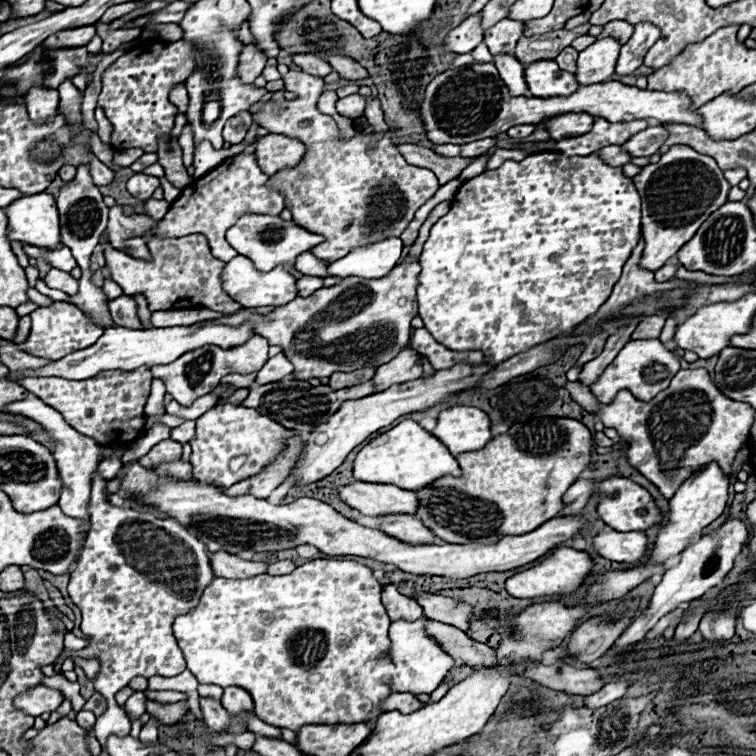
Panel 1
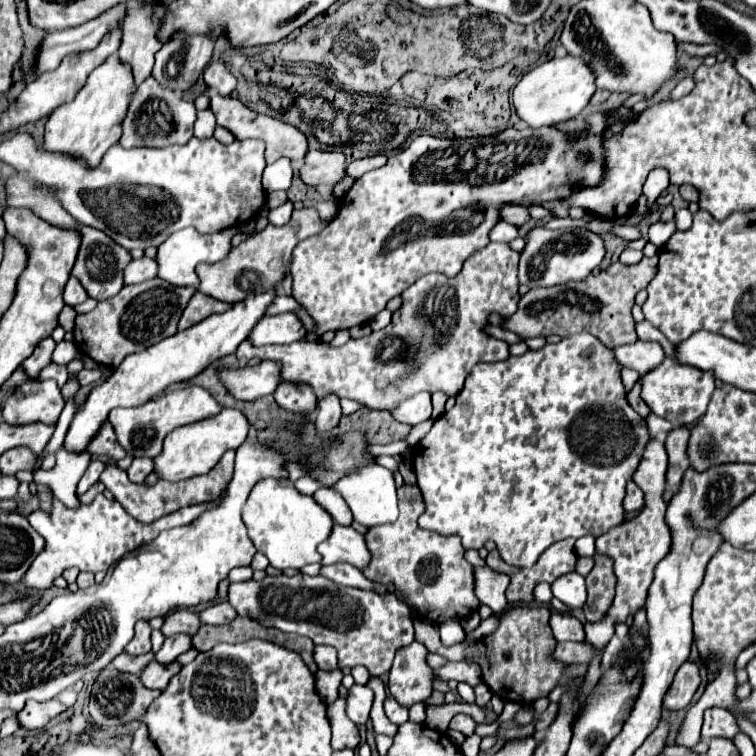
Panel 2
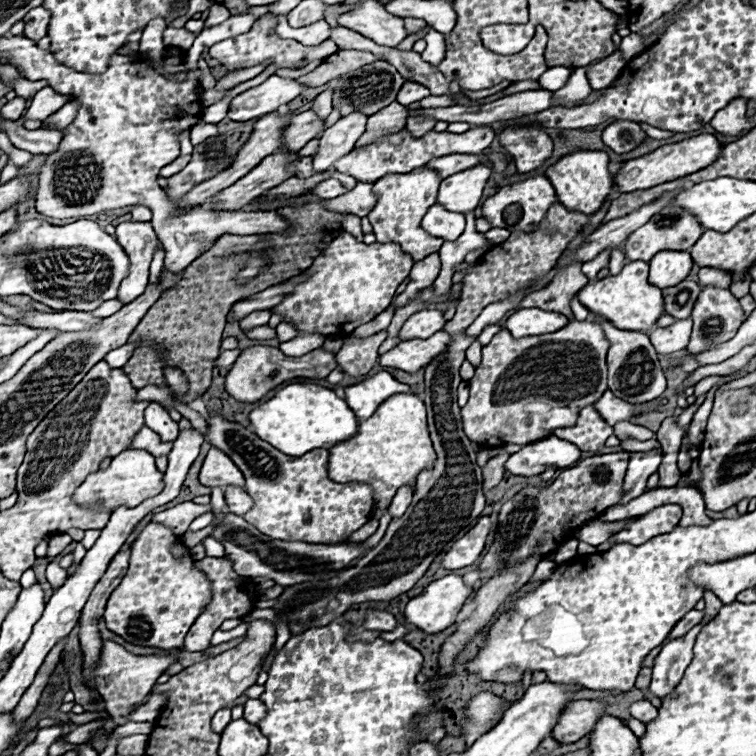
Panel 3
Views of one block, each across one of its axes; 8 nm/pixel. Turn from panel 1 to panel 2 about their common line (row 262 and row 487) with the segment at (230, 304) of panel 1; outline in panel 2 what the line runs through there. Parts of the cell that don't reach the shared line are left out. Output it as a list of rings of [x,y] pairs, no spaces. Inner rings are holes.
[[[228,450],[222,460],[208,472],[208,474],[202,474],[202,476],[194,476],[194,478],[188,478],[184,482],[168,482],[168,480],[158,480],[156,484],[134,484],[128,480],[126,472],[116,468],[116,466],[108,466],[102,476],[100,476],[100,482],[114,494],[114,498],[124,506],[124,510],[136,518],[136,520],[142,520],[144,524],[150,524],[152,520],[158,520],[160,516],[166,516],[170,512],[176,512],[184,506],[192,506],[192,504],[204,504],[204,502],[214,502],[220,492],[226,488],[226,484],[230,482],[232,478],[232,470],[234,470],[234,452]]]

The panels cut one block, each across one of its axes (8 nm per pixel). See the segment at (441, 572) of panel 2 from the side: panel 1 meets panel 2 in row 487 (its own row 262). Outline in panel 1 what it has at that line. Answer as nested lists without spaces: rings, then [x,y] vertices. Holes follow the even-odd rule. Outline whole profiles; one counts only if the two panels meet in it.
[[[404,258],[380,280],[344,278],[336,286],[320,288],[306,298],[296,296],[292,302],[276,306],[266,314],[240,310],[208,322],[224,326],[242,326],[244,322],[252,322],[252,330],[256,334],[264,336],[270,346],[280,346],[282,354],[294,364],[292,374],[298,380],[330,378],[334,372],[352,372],[356,368],[378,368],[402,352],[410,342],[410,322],[418,314],[418,274],[418,260]]]

